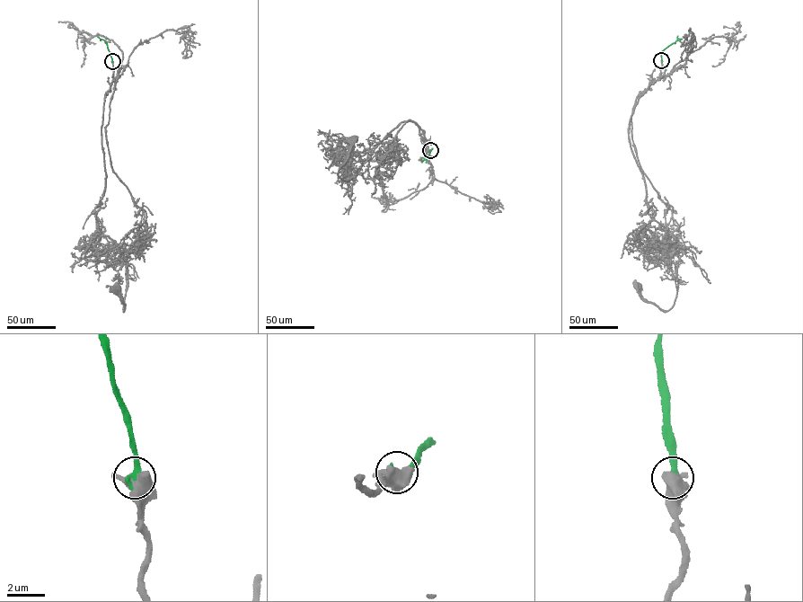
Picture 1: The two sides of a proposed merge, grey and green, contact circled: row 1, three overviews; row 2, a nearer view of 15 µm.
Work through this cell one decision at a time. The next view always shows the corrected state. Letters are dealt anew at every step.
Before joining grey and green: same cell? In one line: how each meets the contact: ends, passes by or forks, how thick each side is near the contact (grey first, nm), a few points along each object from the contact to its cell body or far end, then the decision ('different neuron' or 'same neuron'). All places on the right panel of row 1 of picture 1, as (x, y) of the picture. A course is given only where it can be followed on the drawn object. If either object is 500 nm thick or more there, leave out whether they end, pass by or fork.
calibres 600 and 360 nm; course grey (661, 60), (636, 99), (631, 137), (684, 248), (671, 308), (638, 286); course green (661, 60), (661, 52), (677, 40), (677, 36); same neuron

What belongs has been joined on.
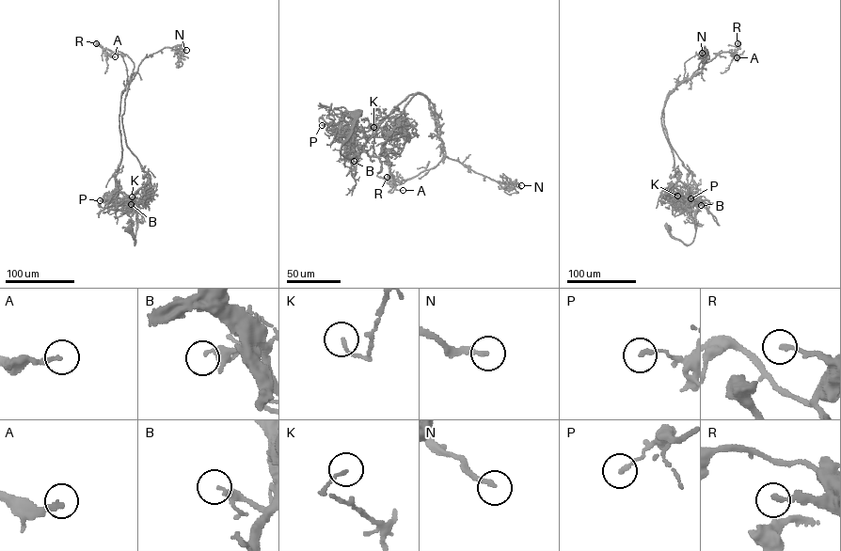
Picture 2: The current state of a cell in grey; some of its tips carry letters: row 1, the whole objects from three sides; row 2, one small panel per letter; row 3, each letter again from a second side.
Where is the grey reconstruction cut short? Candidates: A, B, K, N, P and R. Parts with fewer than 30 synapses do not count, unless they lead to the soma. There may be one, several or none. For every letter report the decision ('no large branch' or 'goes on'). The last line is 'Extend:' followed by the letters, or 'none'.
A: no large branch
B: no large branch
K: no large branch
N: no large branch
P: no large branch
R: no large branch
Extend: none

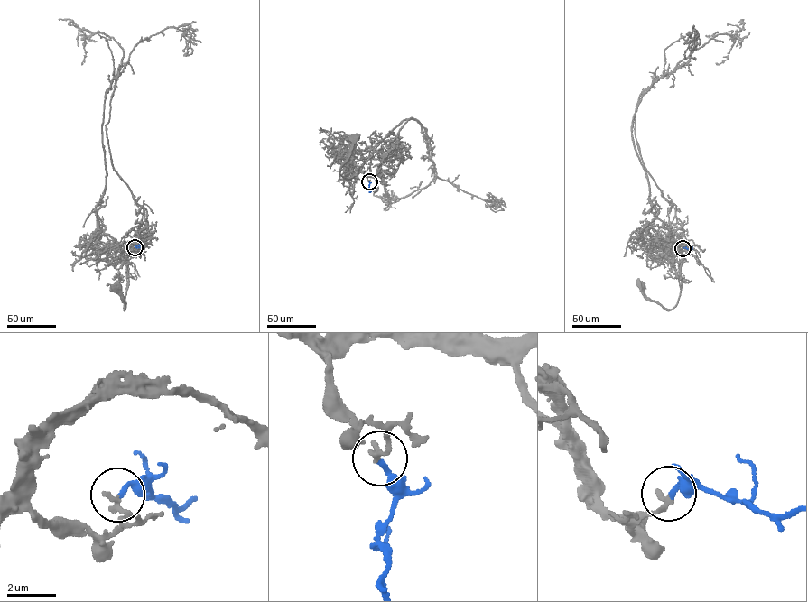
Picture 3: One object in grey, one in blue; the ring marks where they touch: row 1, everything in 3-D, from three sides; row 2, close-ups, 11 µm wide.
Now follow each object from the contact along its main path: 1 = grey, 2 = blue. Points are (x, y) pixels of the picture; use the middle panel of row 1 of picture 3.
1: (369, 181), (363, 171), (346, 179), (338, 172), (348, 156), (353, 138)
2: (369, 181), (370, 192), (368, 190)

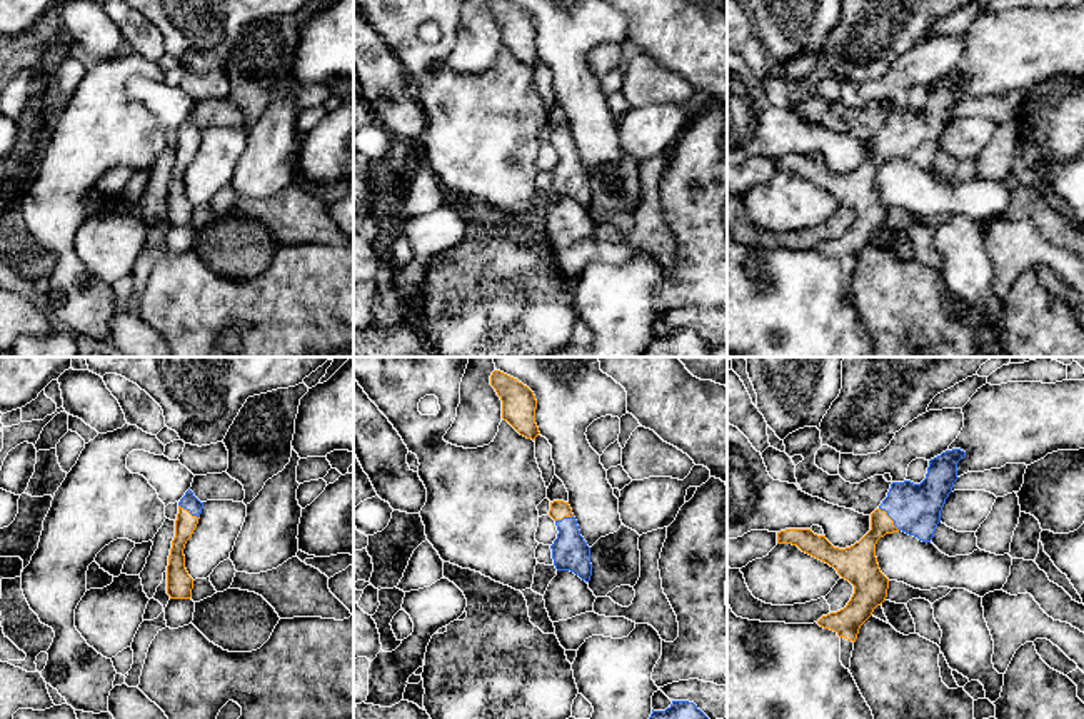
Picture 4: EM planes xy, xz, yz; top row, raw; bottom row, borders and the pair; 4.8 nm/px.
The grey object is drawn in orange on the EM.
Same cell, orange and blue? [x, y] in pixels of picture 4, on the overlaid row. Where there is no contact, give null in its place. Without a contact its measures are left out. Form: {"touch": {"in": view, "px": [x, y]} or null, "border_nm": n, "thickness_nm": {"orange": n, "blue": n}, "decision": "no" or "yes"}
{"touch": {"in": "yz", "px": [889, 517]}, "border_nm": 150, "thickness_nm": {"orange": 160, "blue": 240}, "decision": "yes"}

